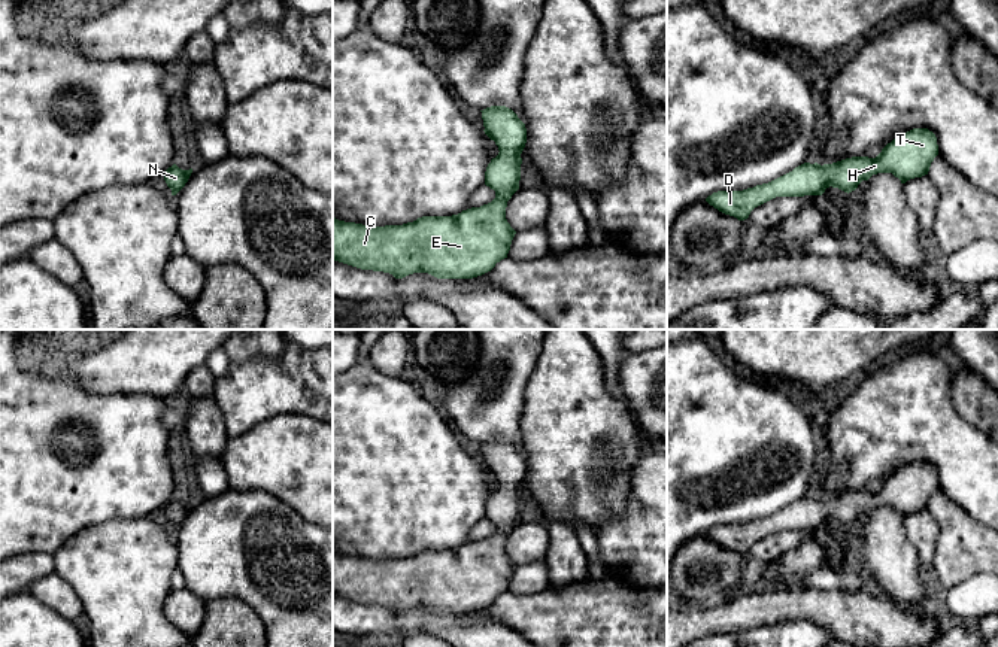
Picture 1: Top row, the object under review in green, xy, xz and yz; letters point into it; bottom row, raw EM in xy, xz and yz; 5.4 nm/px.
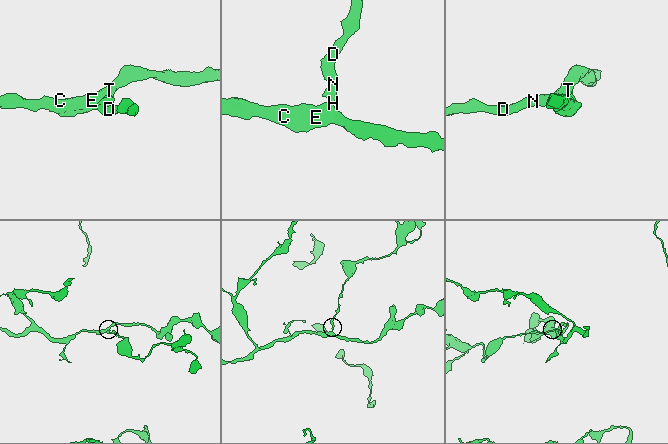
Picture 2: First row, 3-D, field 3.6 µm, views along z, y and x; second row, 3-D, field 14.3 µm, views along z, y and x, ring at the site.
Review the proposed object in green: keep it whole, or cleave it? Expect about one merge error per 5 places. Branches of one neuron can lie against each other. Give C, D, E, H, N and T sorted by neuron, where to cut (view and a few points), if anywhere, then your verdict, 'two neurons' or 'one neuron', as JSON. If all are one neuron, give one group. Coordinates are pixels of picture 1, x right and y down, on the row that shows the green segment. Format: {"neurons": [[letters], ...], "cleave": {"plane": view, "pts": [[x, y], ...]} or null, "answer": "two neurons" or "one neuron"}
{"neurons": [["C", "D", "E", "H", "N", "T"]], "cleave": null, "answer": "one neuron"}

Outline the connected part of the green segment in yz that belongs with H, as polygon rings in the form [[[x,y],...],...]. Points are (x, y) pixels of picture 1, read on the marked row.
[[[913,128],[888,143],[876,158],[852,157],[832,164],[804,162],[792,171],[743,191],[718,191],[706,201],[738,221],[776,197],[822,195],[826,188],[852,192],[862,180],[877,173],[892,173],[906,183],[928,174],[938,155],[937,137],[928,128]]]

